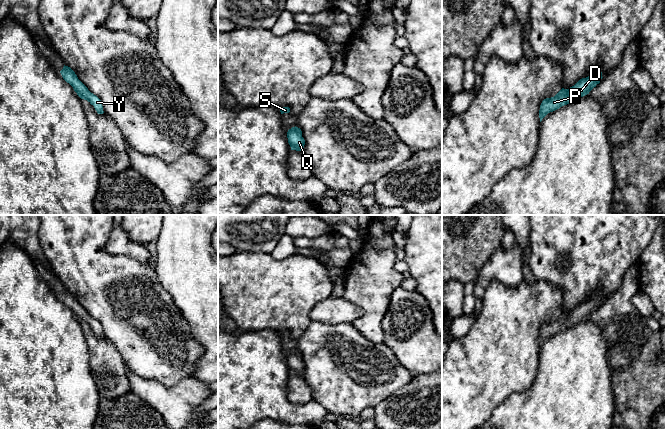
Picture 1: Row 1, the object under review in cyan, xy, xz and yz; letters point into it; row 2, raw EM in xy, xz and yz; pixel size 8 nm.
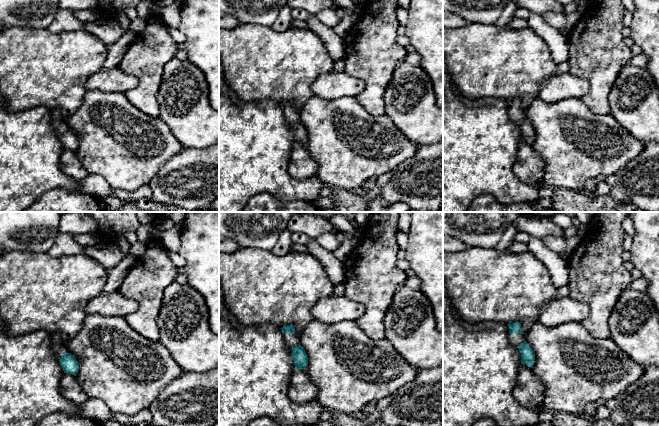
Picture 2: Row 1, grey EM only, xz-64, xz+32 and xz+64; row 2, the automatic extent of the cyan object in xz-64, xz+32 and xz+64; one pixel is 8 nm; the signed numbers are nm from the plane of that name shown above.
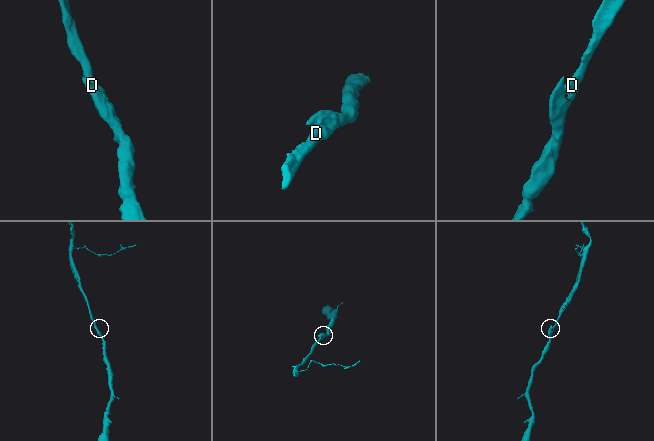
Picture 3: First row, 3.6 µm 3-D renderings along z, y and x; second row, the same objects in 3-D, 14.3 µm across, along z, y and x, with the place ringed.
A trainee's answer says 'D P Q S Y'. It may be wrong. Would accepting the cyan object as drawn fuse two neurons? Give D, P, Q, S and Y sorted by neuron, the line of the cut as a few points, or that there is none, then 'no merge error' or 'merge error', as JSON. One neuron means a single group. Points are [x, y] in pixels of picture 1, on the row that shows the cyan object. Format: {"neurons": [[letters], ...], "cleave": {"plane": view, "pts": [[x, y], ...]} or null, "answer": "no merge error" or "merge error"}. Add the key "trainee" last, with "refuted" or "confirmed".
{"neurons": [["D", "P", "Q", "S", "Y"]], "cleave": null, "answer": "no merge error", "trainee": "confirmed"}

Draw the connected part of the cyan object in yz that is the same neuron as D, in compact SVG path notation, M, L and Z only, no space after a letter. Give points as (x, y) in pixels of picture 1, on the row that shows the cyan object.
M595 69L588 77L580 79L569 89L562 88L554 97L544 99L539 110L540 122L548 113L589 94L600 83L602 78L602 72Z

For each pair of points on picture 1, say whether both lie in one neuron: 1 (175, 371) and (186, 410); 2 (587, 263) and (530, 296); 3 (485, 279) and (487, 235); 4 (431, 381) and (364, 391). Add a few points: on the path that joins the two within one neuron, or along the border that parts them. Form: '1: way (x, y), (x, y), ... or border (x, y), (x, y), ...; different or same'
1: border (192, 376), (170, 386), (155, 381); different
2: border (536, 278), (553, 284), (560, 290), (561, 306); different
3: border (500, 244), (473, 282); different
4: border (414, 376), (409, 382), (396, 389), (385, 399); different

